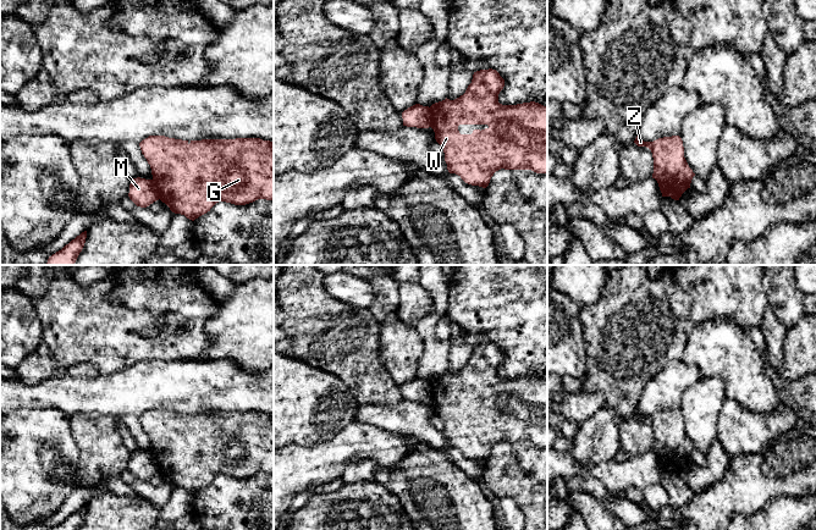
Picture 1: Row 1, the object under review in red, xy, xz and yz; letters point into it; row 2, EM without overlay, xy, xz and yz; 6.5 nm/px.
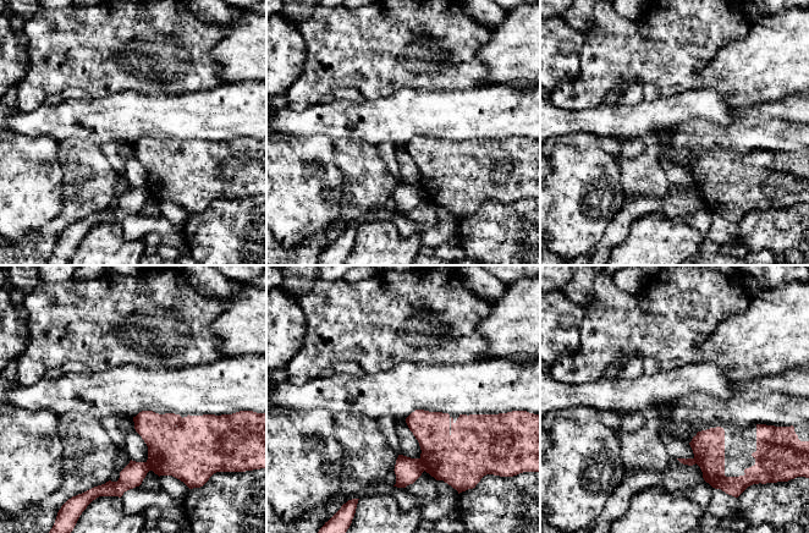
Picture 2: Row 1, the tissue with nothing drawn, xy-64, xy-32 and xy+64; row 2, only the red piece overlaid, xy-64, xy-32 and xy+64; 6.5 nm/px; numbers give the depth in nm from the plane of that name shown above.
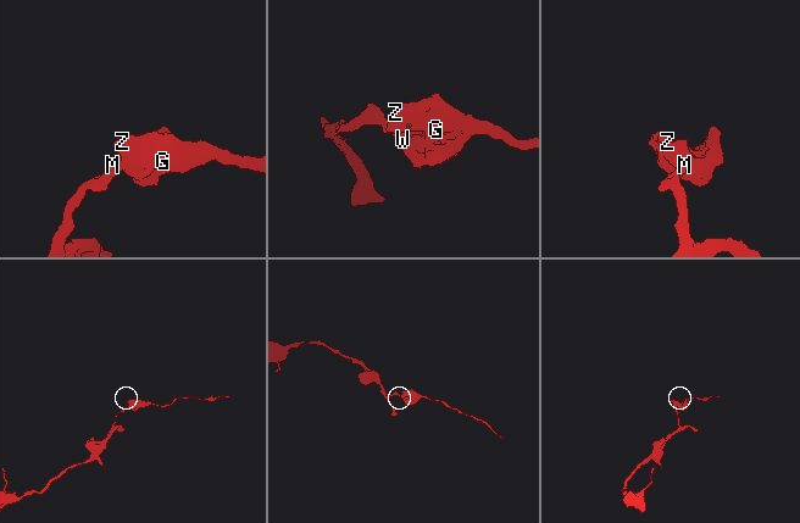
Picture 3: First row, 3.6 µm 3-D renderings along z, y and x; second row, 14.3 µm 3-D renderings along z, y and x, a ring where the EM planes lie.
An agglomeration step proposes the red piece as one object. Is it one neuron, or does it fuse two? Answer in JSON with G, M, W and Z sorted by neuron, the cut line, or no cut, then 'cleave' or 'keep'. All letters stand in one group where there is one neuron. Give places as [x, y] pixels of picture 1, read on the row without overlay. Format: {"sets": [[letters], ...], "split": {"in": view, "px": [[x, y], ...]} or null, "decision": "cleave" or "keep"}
{"sets": [["G", "W", "Z"], ["M"]], "split": {"in": "xy", "px": [[152, 453], [159, 471]]}, "decision": "cleave"}

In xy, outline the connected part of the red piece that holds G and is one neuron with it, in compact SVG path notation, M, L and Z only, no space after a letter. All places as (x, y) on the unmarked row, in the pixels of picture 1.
M149 409L139 416L151 442L159 473L175 487L194 495L219 475L246 479L258 473L274 474L274 415L260 412L182 414L165 409Z

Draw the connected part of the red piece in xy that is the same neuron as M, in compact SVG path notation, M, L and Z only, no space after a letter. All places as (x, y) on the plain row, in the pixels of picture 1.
M133 452L129 458L129 473L140 481L147 481L159 474L159 466L153 453Z

